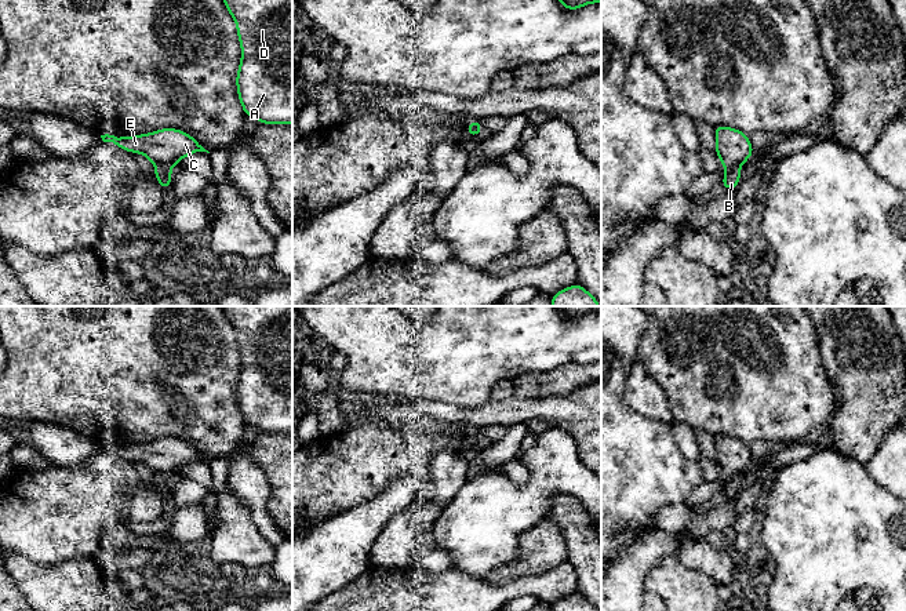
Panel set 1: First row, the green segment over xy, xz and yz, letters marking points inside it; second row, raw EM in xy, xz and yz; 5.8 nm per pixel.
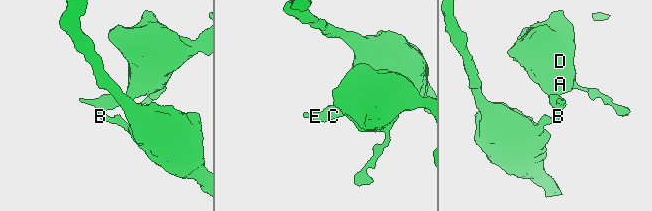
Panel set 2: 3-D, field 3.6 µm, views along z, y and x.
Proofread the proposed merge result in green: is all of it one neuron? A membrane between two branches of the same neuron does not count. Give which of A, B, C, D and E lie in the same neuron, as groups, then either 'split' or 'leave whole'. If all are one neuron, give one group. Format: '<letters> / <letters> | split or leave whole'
A C D E / B | split

